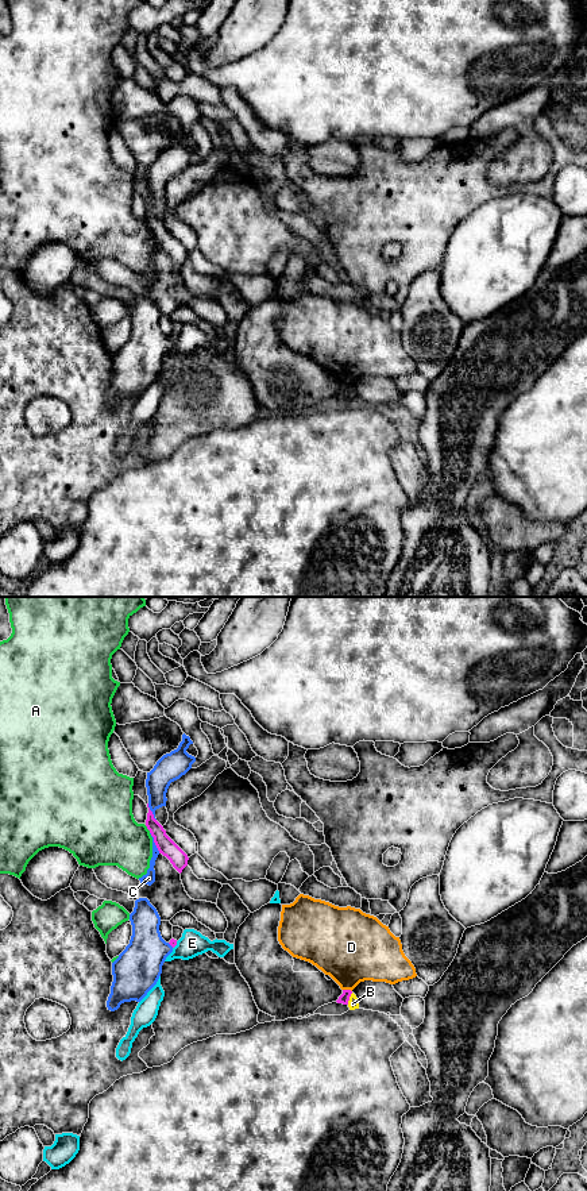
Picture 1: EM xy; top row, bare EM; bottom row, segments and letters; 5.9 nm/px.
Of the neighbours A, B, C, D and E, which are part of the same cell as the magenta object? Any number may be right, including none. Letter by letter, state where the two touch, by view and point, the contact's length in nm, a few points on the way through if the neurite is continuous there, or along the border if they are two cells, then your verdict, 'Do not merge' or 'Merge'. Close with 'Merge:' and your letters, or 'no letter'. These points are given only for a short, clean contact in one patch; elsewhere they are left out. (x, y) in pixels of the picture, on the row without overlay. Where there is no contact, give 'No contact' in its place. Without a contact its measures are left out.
A: Touches magenta at xy (147, 223). Shared border 60 nm. Do not merge
B: Touches magenta at xy (348, 393). Shared border 80 nm. Boundary: xy (352, 388), (347, 399). Do not merge
C: Touches magenta at xy (154, 236). Shared border 140 nm. Do not merge
D: Touches magenta at xy (347, 385). Shared border 60 nm. Boundary: xy (343, 384), (351, 386). Do not merge
E: Touches magenta at xy (176, 339). Shared border 50 nm. Do not merge
Merge: no letter

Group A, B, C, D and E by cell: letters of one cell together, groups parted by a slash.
A / B / C / D / E

